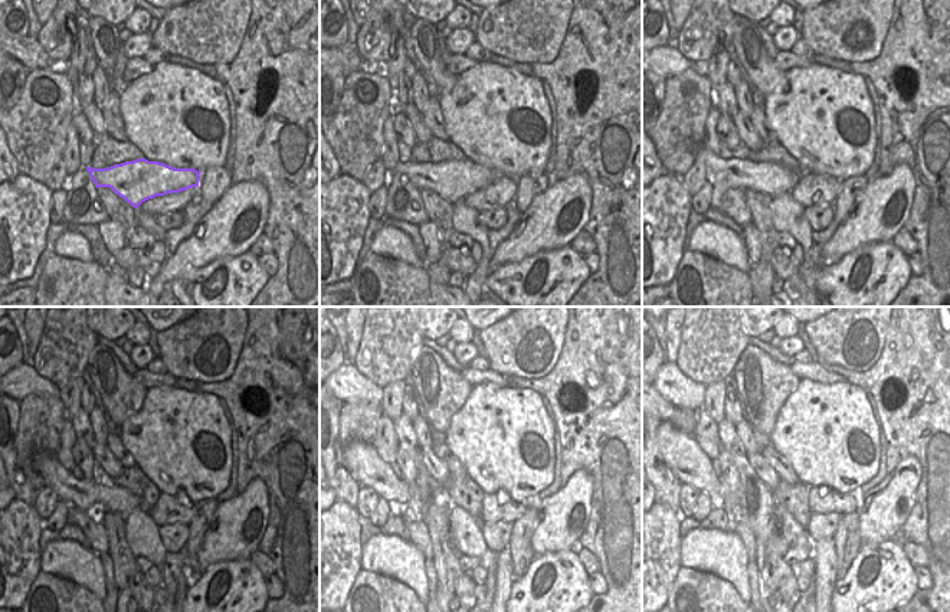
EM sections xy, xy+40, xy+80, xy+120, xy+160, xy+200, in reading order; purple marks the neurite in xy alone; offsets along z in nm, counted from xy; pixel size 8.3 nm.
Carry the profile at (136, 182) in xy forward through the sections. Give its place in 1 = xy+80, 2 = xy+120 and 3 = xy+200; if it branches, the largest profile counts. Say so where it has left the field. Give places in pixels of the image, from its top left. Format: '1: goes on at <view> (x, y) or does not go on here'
1: goes on at xy+80 (770, 179)
2: goes on at xy+120 (88, 496)
3: goes on at xy+200 (680, 451)

